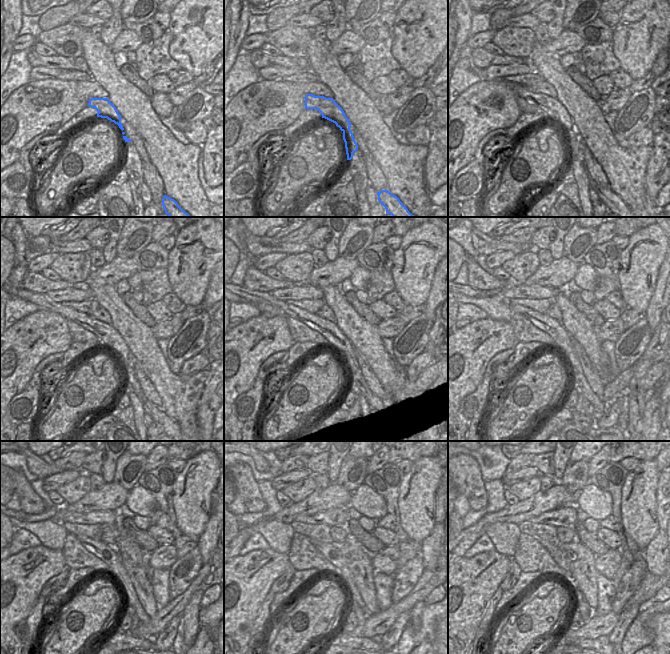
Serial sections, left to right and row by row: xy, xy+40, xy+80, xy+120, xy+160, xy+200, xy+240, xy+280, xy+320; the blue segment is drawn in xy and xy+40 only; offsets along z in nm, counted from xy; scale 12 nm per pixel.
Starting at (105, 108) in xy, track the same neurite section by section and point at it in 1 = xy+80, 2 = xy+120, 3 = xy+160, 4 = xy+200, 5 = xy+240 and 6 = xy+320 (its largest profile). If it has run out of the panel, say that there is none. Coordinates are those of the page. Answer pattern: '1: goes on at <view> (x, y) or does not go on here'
1: goes on at xy+80 (556, 112)
2: goes on at xy+120 (110, 338)
3: goes on at xy+160 (357, 384)
4: goes on at xy+200 (565, 343)
5: goes on at xy+240 (105, 552)
6: goes on at xy+320 (557, 555)

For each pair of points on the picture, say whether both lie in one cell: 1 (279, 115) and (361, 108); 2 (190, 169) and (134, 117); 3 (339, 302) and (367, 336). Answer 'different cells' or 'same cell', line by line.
1: different cells
2: same cell
3: same cell

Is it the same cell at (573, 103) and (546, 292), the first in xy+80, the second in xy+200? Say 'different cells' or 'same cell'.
different cells

